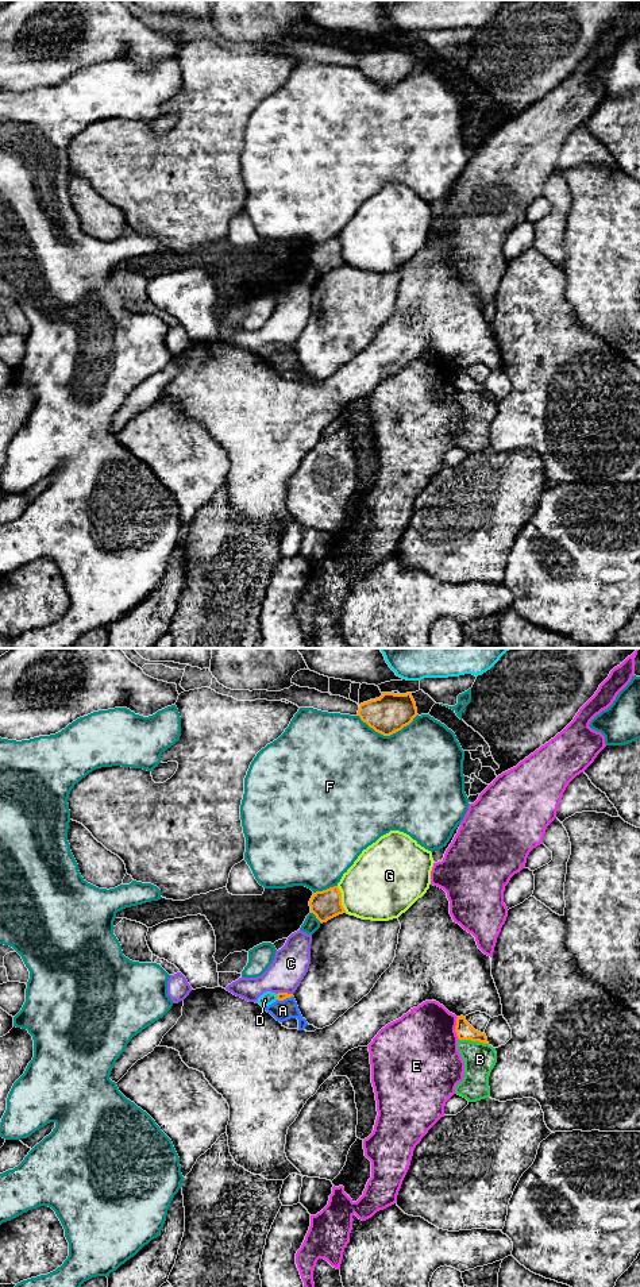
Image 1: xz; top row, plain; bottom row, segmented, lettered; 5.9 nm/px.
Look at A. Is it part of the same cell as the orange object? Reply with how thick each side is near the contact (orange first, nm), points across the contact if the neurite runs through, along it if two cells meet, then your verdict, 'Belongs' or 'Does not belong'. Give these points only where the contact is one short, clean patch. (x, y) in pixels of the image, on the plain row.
Thickness 50 nm (orange) against 130 nm. Boundary: xz (292, 347), (277, 351). Does not belong

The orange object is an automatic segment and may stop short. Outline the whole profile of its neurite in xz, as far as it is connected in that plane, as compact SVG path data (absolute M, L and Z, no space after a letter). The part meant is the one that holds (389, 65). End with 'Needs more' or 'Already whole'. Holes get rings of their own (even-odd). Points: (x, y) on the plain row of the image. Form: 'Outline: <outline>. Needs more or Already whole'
Outline: M382 45L379 50L361 55L358 68L375 84L390 88L413 73L417 59L412 45Z. Already whole

